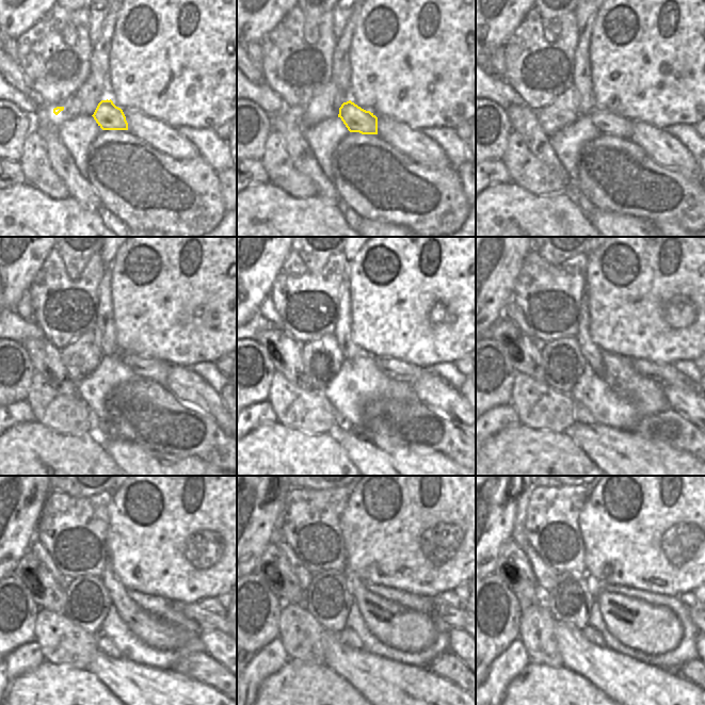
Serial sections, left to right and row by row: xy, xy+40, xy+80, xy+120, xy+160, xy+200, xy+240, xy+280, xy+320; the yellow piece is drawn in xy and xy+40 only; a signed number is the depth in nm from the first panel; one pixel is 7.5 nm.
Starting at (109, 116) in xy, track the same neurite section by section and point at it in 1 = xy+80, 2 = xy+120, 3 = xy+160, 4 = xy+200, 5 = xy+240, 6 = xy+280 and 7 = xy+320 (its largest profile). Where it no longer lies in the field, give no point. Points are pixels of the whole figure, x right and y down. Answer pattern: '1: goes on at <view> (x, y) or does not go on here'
1: goes on at xy+80 (607, 123)
2: goes on at xy+120 (147, 367)
3: goes on at xy+160 (396, 369)
4: goes on at xy+200 (662, 373)
5: goes on at xy+240 (205, 619)
6: goes on at xy+280 (453, 617)
7: goes on at xy+320 (692, 611)

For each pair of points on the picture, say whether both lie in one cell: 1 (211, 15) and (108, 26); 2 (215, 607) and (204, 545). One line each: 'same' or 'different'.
1: different
2: different

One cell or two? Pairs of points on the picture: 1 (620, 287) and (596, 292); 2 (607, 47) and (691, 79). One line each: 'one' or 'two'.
1: one
2: one

